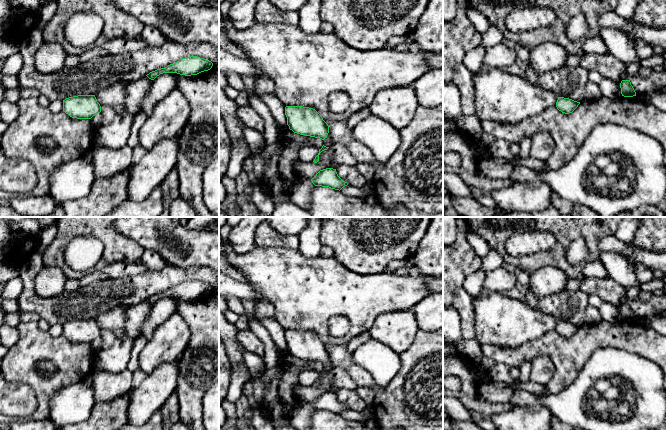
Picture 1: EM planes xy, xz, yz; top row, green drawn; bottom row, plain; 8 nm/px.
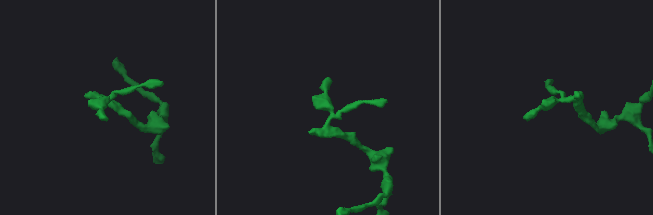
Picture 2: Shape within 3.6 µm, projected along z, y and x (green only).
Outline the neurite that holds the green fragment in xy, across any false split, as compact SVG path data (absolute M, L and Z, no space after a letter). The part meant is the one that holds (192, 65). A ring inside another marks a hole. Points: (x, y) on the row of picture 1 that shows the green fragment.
M189 56L182 58L176 63L170 64L165 68L152 71L146 76L151 80L154 80L157 76L163 73L177 73L180 75L191 76L208 71L212 66L213 63L209 60L197 56Z

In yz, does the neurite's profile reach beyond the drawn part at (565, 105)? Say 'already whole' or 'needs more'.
already whole

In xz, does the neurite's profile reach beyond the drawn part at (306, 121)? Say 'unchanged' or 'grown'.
unchanged

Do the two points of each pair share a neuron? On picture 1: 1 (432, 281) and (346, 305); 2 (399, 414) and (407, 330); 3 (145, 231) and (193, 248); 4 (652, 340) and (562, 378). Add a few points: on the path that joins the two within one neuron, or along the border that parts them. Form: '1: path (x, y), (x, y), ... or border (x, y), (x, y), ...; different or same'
1: border (423, 276), (426, 282), (426, 289), (430, 293); different
2: border (418, 329), (413, 342), (399, 354); different
3: path (157, 231), (164, 236), (173, 236), (181, 243); same
4: path (628, 339), (595, 339), (580, 354); same

